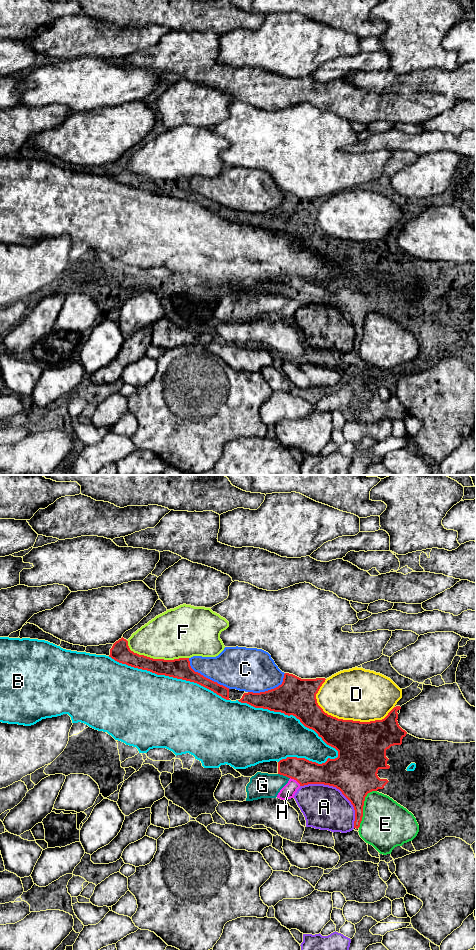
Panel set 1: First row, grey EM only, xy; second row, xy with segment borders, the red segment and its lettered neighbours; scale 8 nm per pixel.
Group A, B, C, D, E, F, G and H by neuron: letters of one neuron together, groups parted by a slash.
A / B / C / D / E / F / G H

